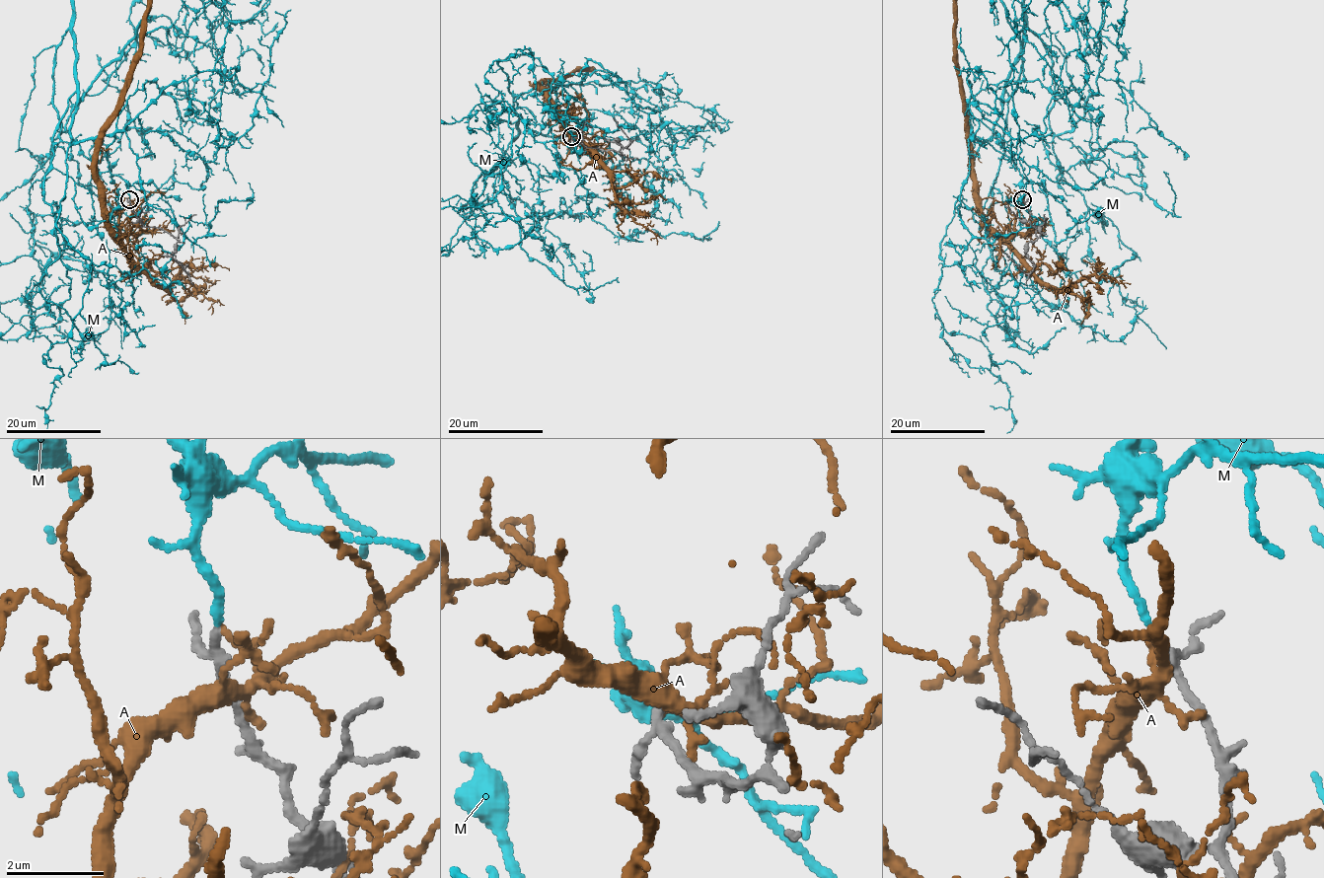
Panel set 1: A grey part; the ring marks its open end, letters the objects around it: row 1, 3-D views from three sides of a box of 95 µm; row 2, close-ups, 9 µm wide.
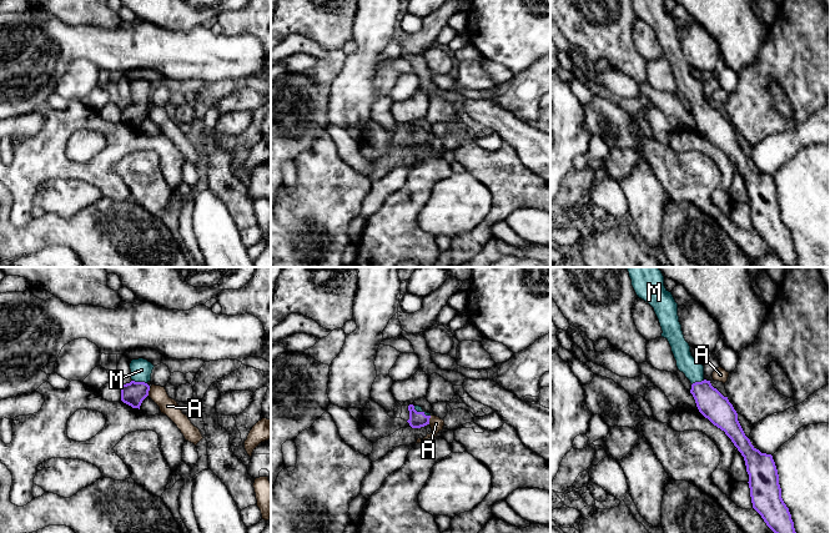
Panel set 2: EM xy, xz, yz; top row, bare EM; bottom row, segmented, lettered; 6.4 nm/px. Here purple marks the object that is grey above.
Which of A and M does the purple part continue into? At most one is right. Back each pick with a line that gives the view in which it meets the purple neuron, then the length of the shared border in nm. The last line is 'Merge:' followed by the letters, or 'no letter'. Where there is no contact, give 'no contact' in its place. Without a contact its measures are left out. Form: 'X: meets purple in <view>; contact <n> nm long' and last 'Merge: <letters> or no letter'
M: meets purple in xy; contact 100 nm long
Merge: M

